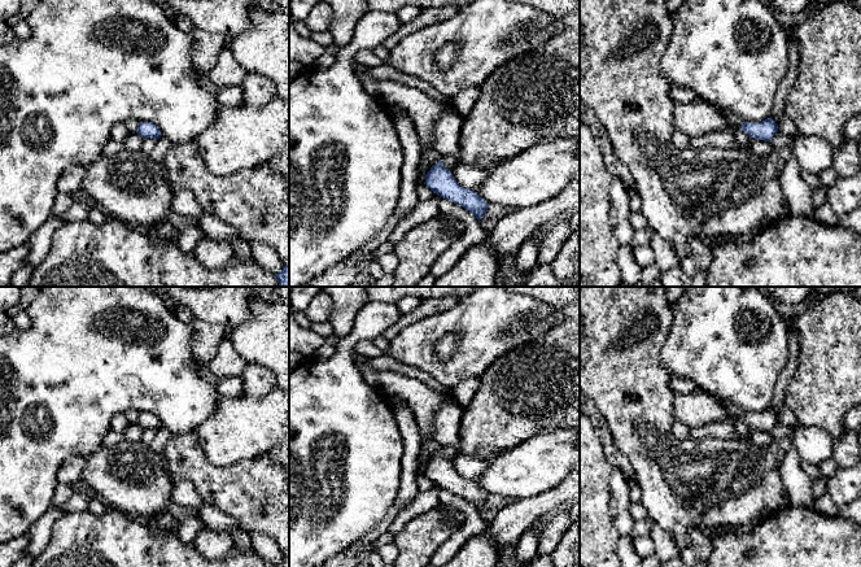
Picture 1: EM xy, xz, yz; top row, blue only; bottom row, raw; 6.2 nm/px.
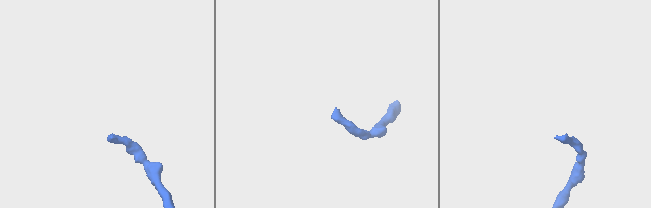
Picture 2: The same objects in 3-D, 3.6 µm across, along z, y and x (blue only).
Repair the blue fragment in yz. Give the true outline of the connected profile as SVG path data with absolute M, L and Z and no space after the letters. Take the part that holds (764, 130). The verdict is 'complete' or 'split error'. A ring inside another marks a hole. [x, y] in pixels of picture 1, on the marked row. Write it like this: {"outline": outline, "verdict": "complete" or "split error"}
{"outline": "M713 105L727 121L729 125L734 126L737 130L747 132L751 138L770 141L773 136L778 132L778 125L770 117L765 121L744 121L735 114L724 110L720 106Z", "verdict": "split error"}

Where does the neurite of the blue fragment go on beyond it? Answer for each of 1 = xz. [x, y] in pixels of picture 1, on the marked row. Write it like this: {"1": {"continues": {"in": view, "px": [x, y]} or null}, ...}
{"1": {"continues": null}}

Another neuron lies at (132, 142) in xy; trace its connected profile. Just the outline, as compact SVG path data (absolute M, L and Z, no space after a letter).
M134 132L134 134L127 134L127 136L123 140L123 144L126 149L137 152L143 145L143 140L144 139L137 132Z

